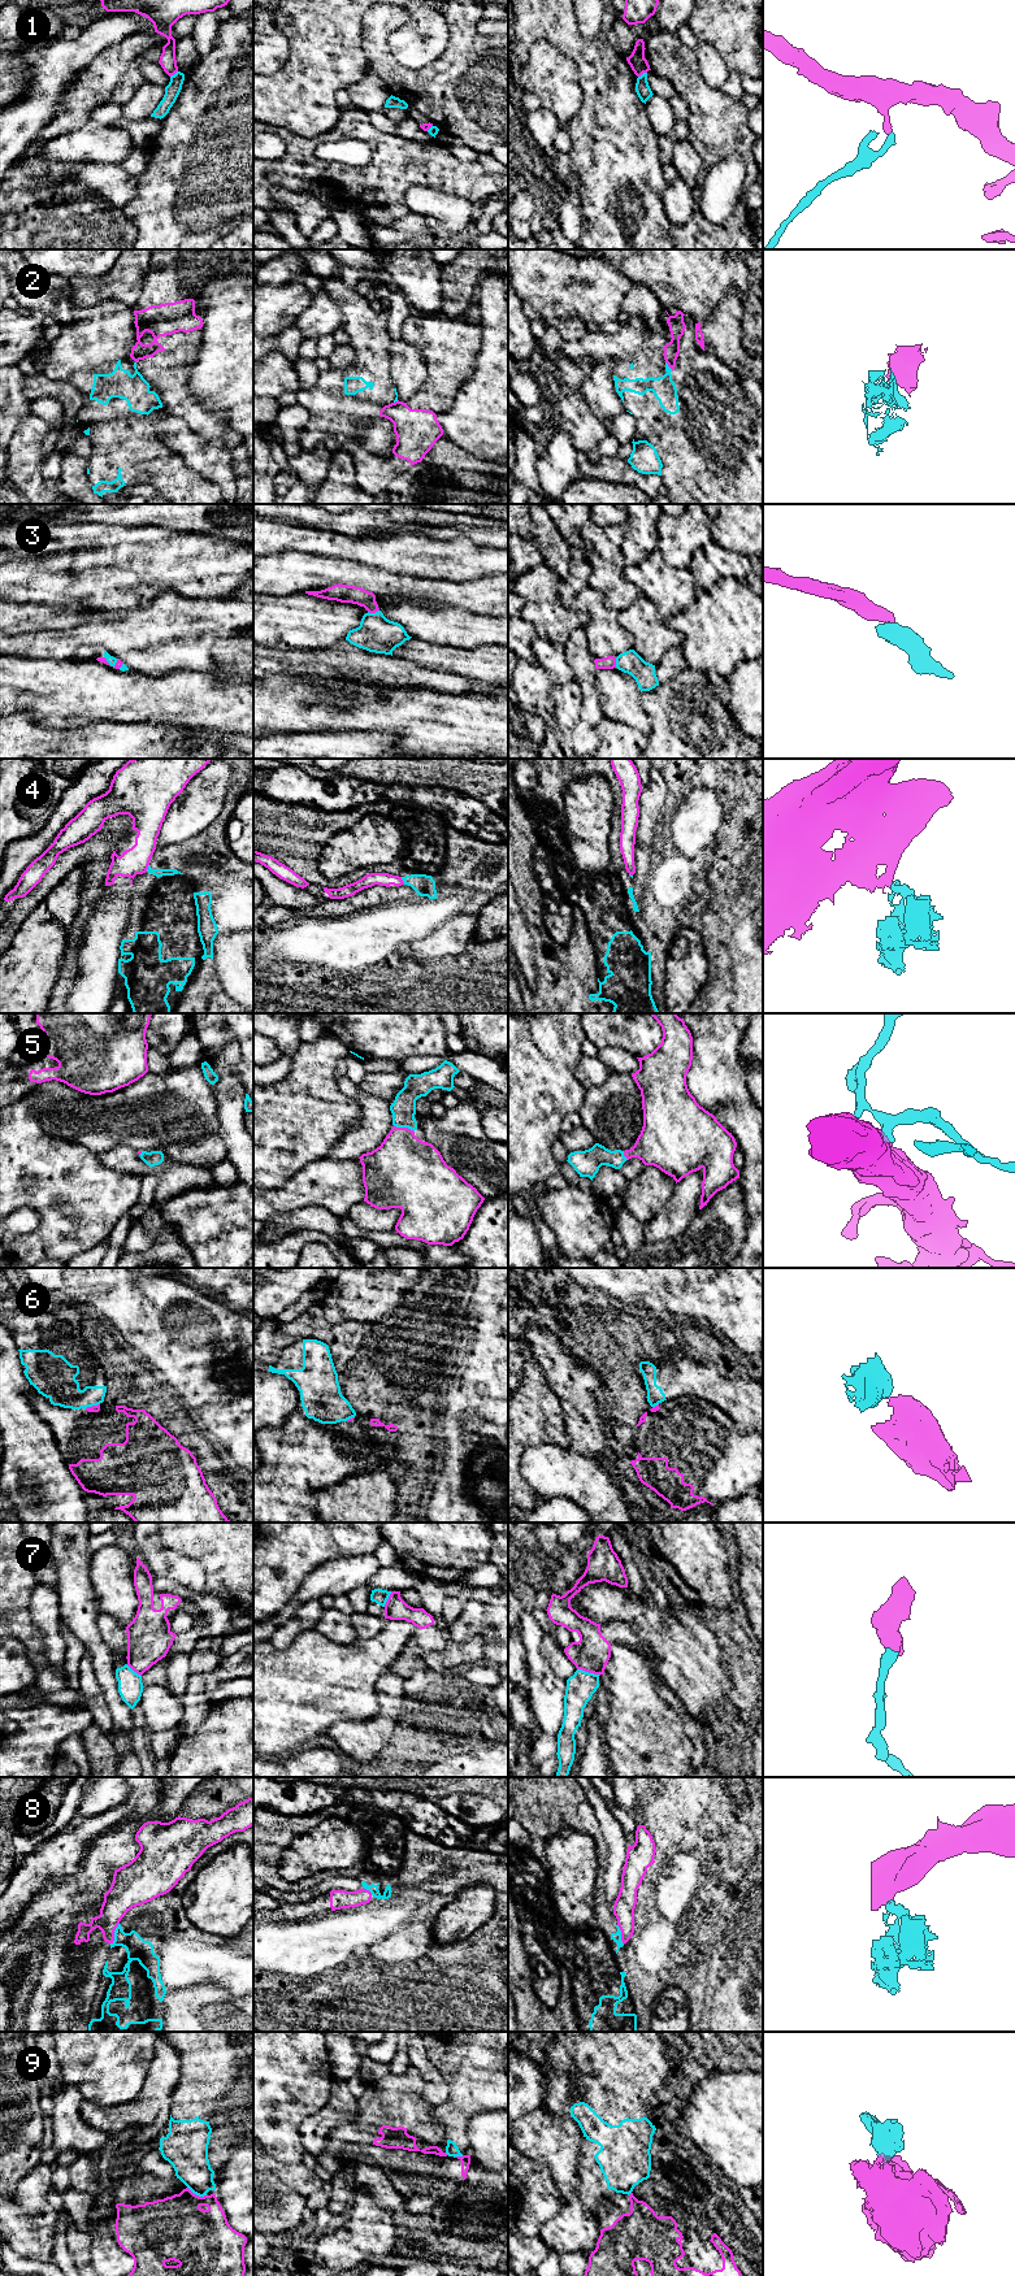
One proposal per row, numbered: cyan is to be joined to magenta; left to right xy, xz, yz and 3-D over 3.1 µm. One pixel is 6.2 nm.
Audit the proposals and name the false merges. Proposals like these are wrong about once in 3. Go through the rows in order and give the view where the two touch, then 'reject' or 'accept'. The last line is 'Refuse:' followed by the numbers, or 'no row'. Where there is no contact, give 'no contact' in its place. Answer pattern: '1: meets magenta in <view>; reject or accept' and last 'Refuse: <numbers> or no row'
1: meets magenta in yz; reject
2: meets magenta in yz; reject
3: meets magenta in xz; accept
4: meets magenta in xz; reject
5: meets magenta in xz; accept
6: meets magenta in xy; reject
7: meets magenta in yz; reject
8: meets magenta in xy; reject
9: meets magenta in xy; reject
Refuse: 1, 2, 4, 6, 7, 8, 9

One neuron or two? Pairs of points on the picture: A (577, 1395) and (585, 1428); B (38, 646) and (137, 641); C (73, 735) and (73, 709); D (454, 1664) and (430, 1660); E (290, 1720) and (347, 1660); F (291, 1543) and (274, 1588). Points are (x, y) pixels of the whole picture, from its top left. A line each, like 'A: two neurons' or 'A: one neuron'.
A: one neuron
B: one neuron
C: two neurons
D: one neuron
E: one neuron
F: one neuron

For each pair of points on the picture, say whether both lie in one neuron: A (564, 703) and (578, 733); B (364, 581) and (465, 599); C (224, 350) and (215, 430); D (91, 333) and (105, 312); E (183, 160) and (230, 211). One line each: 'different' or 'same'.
A: same
B: same
C: different
D: same
E: same

